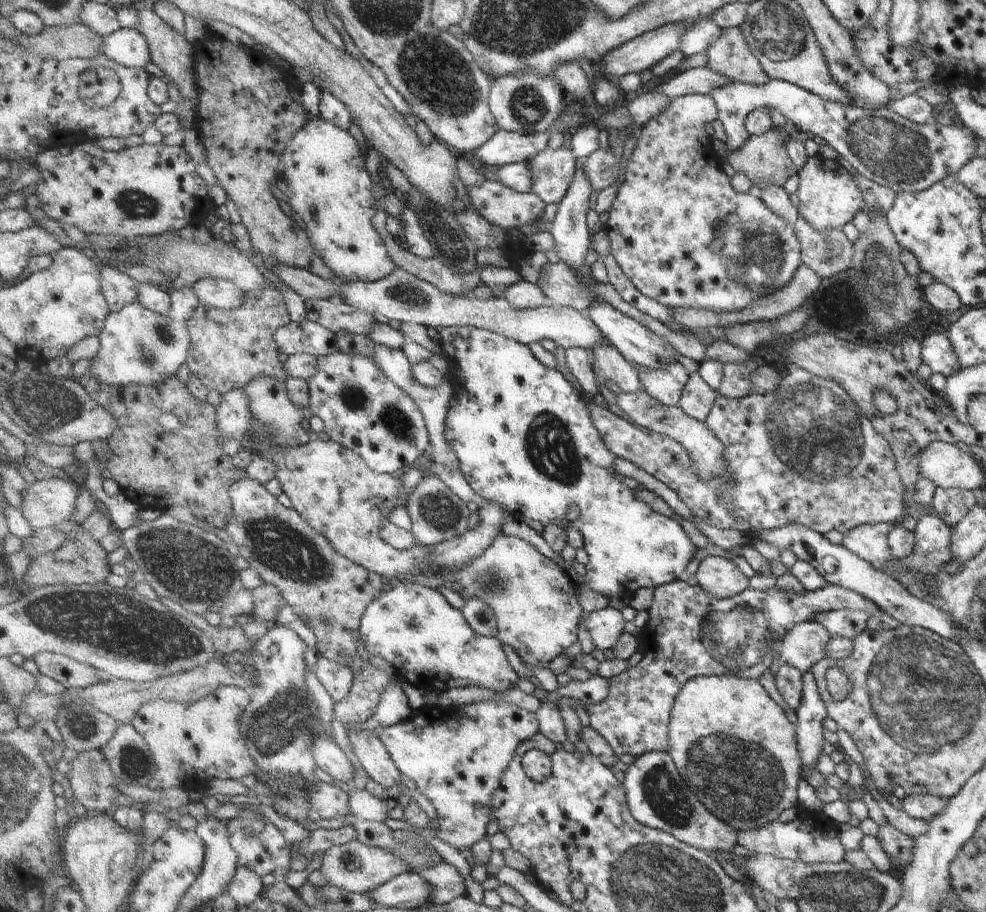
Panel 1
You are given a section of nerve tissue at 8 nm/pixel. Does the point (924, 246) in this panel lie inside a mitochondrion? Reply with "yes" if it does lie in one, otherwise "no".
no

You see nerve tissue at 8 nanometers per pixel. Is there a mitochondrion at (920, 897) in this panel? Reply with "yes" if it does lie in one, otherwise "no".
no

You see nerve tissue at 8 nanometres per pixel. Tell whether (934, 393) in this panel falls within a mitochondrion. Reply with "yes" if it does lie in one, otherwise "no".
no

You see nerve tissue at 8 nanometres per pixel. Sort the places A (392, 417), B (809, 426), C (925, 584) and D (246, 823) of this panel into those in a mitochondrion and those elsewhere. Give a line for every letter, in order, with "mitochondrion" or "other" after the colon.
A: mitochondrion
B: mitochondrion
C: mitochondrion
D: mitochondrion

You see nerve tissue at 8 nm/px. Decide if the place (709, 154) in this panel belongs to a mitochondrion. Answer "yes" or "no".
no

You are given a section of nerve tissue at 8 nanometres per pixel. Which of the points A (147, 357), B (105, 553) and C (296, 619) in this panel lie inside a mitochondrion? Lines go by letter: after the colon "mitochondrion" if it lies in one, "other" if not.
A: mitochondrion
B: other
C: other

